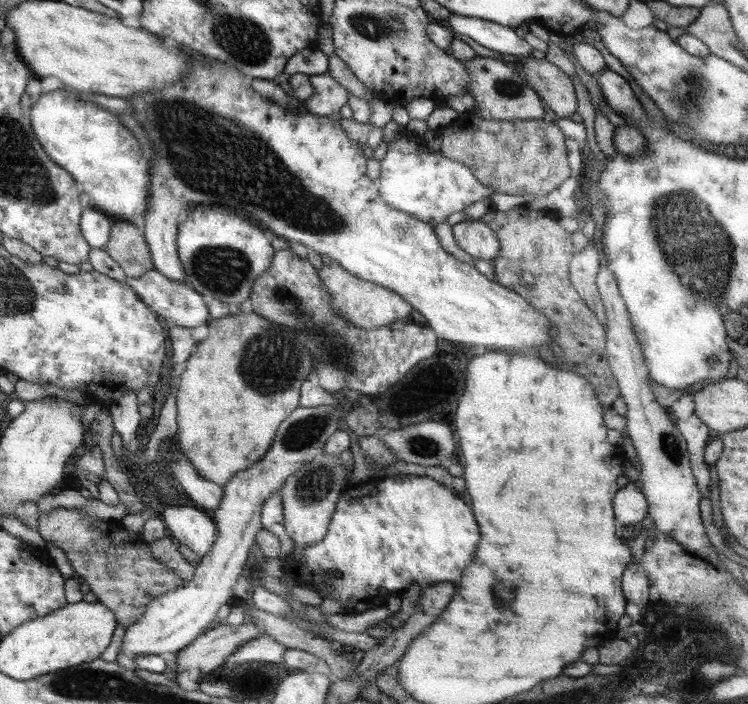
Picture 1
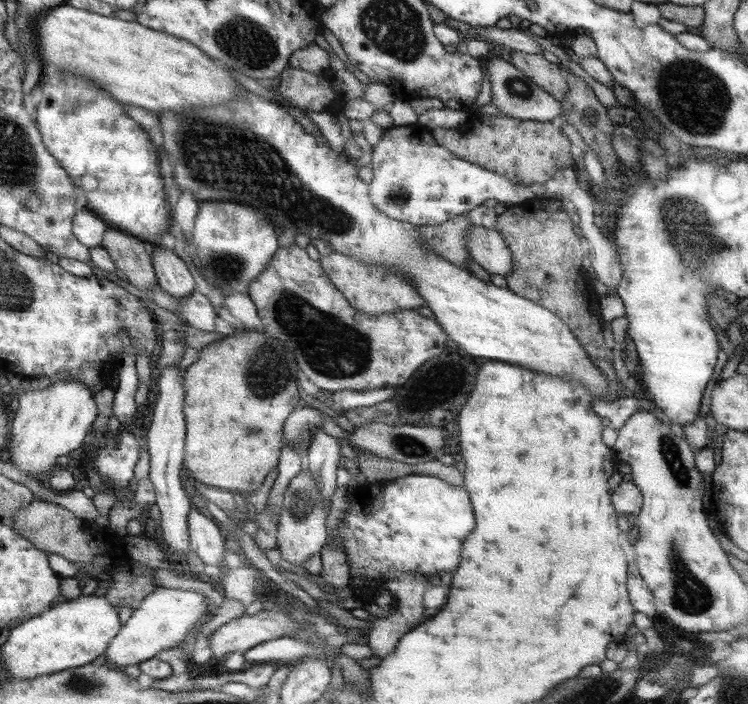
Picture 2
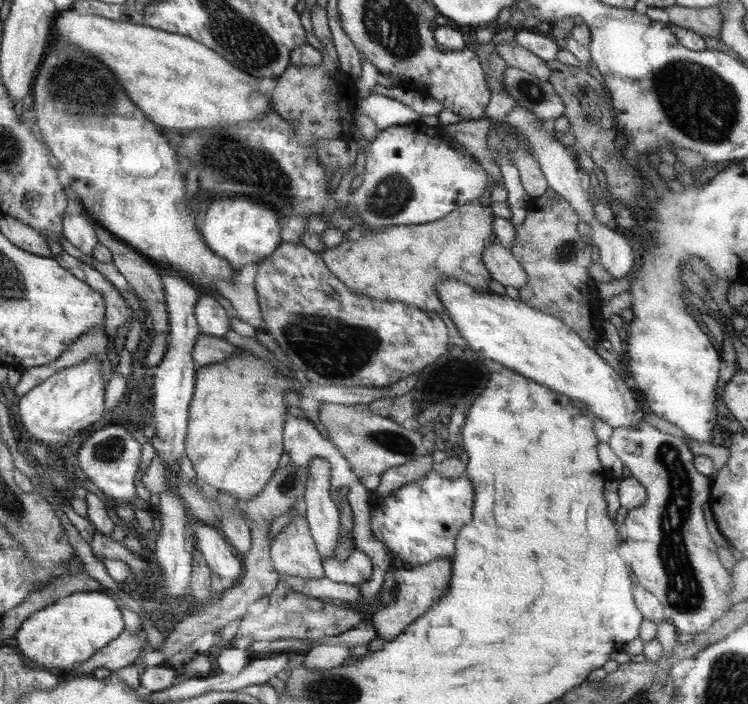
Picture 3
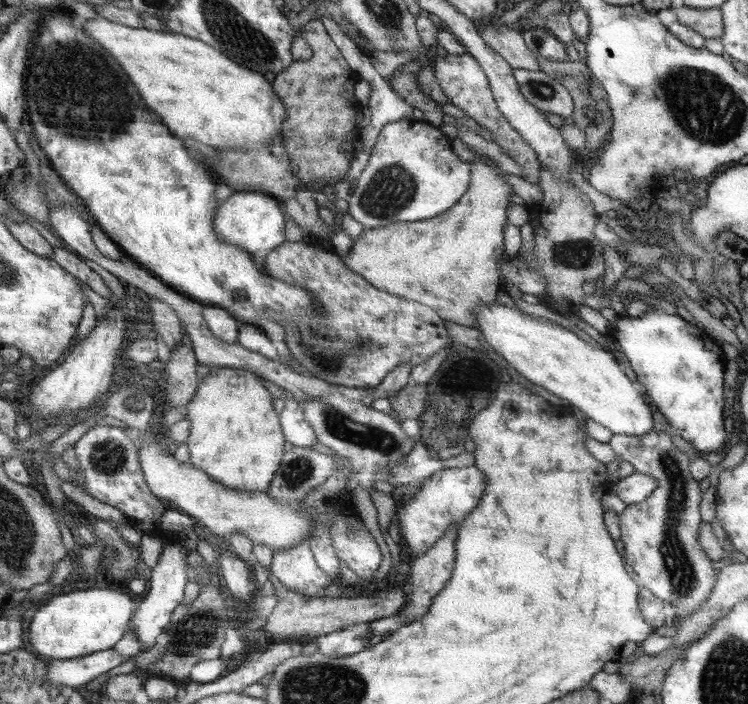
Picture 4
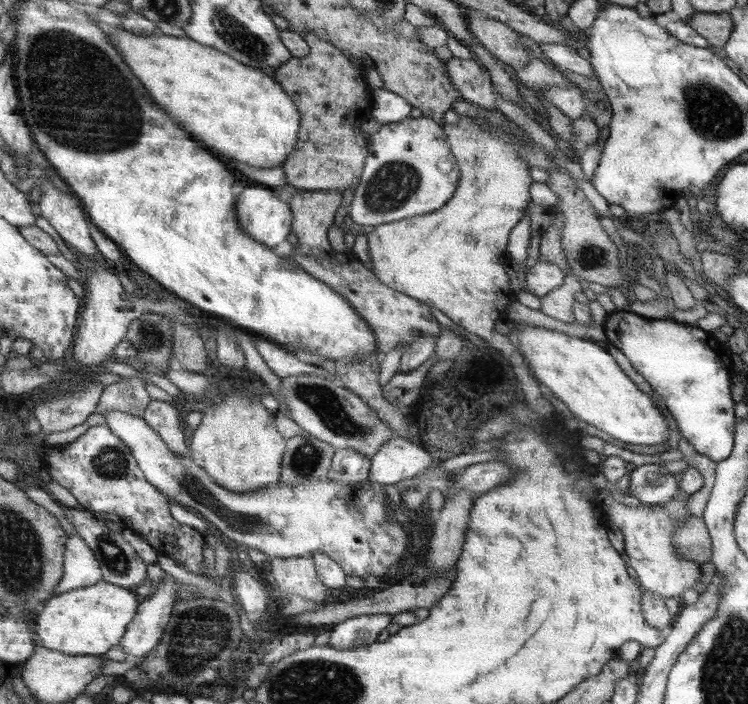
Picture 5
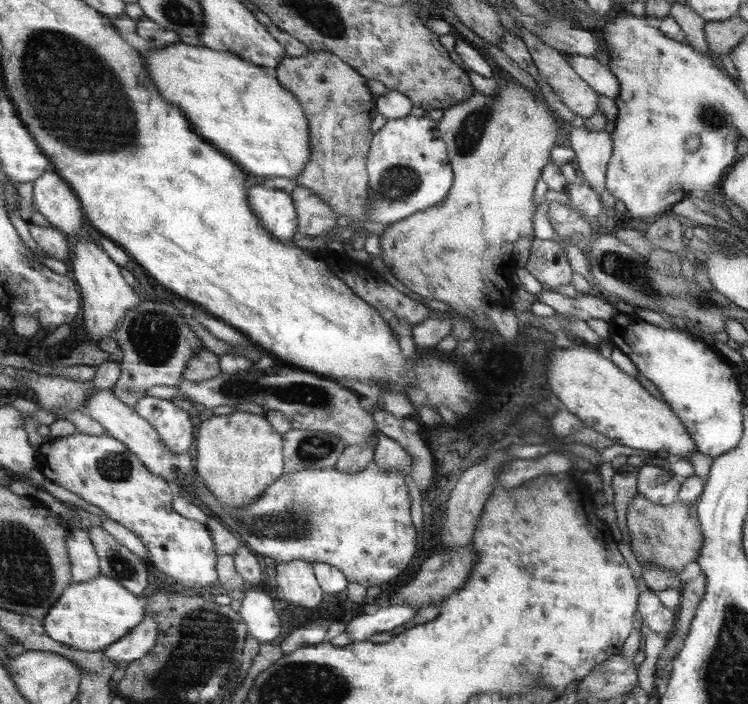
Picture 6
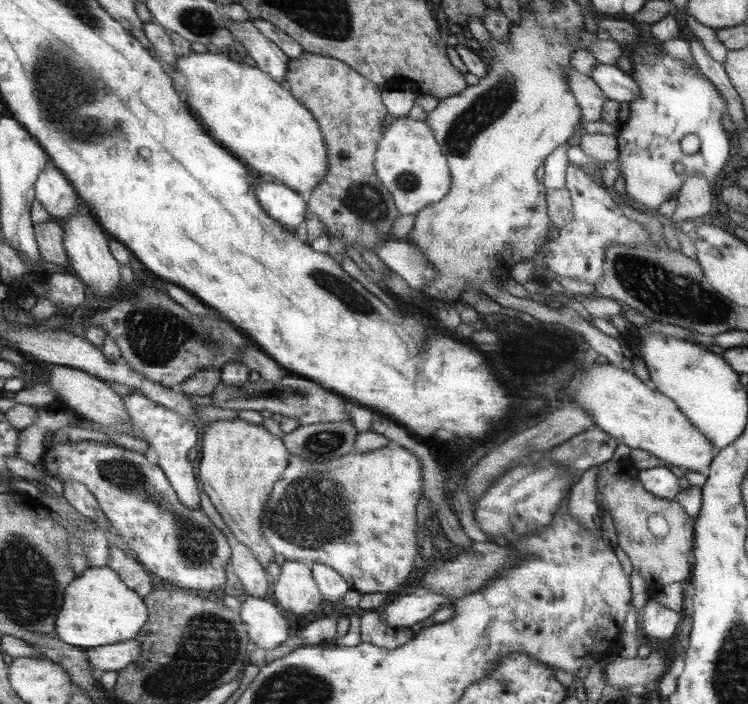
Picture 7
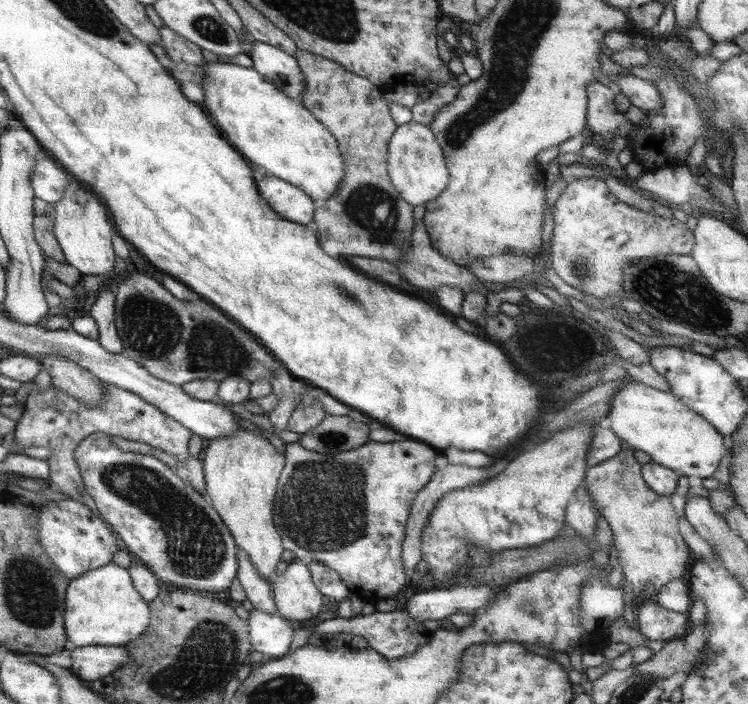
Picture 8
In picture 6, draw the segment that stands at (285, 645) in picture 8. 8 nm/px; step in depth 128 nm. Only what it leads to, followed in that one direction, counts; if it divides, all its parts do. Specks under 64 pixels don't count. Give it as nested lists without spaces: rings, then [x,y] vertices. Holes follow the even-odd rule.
[[[251,586],[244,593],[246,597],[241,600],[239,612],[251,628],[250,636],[258,639],[260,644],[280,638],[280,619],[274,608],[274,599],[267,596],[260,586]]]

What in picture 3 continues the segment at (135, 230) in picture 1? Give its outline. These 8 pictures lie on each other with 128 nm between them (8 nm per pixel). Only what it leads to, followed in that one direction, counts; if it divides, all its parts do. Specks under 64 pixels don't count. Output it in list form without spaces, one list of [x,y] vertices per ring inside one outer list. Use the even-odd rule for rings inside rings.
[[[88,215],[88,218],[92,224],[95,224],[94,230],[96,230],[98,243],[104,244],[112,252],[112,264],[125,276],[130,286],[130,291],[143,303],[144,310],[147,311],[147,316],[152,318],[152,328],[154,328],[156,333],[168,334],[169,322],[166,295],[162,288],[162,279],[160,279],[160,275],[158,274],[157,266],[152,265],[140,253],[129,248],[127,244],[118,240],[113,234],[110,234],[106,228],[100,226],[91,216]]]

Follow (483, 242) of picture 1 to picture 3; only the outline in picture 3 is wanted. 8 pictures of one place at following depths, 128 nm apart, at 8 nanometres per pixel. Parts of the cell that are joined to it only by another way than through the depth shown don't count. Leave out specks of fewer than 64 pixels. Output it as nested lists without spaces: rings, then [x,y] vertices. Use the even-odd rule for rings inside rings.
[[[500,240],[486,247],[484,262],[490,276],[504,286],[522,288],[528,284],[529,276],[522,269],[521,262],[513,256],[512,250],[502,246]]]

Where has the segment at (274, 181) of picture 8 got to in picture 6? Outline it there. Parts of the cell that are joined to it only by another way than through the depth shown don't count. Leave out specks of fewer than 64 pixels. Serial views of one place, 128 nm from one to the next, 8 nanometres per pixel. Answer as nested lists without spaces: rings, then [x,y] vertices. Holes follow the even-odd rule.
[[[271,184],[252,186],[249,191],[250,204],[257,217],[262,221],[266,231],[272,233],[279,241],[291,242],[296,234],[296,211],[291,194],[272,187]]]

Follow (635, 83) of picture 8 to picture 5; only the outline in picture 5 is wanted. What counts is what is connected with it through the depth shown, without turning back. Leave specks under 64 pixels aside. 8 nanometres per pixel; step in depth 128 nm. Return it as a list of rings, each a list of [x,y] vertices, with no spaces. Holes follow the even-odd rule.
[[[540,44],[540,48],[543,54],[560,68],[566,68],[566,70],[572,70],[576,74],[598,80],[594,67],[592,67],[589,60],[580,56],[577,48],[564,44]]]

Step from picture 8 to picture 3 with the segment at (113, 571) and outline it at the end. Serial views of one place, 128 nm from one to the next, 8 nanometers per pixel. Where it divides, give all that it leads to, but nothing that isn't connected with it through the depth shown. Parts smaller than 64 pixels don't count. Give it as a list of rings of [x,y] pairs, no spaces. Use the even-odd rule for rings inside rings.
[[[99,591],[78,592],[59,598],[55,604],[32,613],[10,643],[33,668],[64,674],[90,660],[102,648],[109,647],[123,634],[122,630],[124,620],[116,600]]]

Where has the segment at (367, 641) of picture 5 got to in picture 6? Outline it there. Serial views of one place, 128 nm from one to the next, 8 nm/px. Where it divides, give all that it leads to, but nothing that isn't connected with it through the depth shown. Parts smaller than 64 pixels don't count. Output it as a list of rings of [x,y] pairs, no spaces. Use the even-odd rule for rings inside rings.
[[[408,603],[386,606],[374,614],[356,616],[346,626],[346,632],[353,642],[370,641],[376,634],[393,631],[396,627],[412,621],[418,610],[418,607]]]

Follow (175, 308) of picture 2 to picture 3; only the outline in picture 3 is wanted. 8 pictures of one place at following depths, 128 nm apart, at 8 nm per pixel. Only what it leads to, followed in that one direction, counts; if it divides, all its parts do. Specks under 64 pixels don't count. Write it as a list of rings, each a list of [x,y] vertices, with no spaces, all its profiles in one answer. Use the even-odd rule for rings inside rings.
[[[201,294],[194,308],[197,325],[206,334],[224,337],[231,330],[228,312],[210,294]]]

